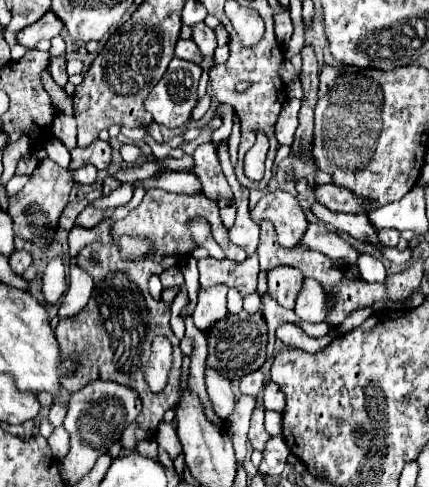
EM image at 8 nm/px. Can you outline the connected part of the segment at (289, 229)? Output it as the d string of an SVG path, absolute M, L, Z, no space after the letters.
M286 190L268 192L254 208L252 218L260 224L260 218L274 222L278 242L285 248L298 244L298 238L306 230L306 216L298 204L298 200Z

